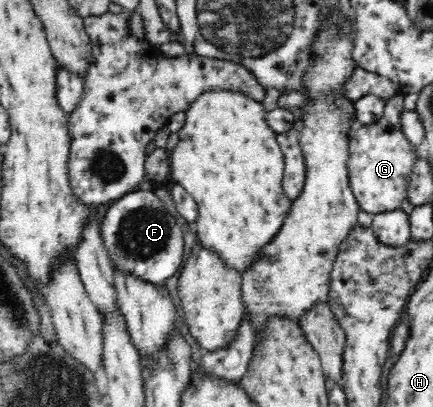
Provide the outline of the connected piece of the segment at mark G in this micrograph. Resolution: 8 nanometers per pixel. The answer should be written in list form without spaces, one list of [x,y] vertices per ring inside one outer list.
[[[402,95],[386,100],[384,115],[380,121],[358,125],[349,141],[349,183],[360,209],[368,213],[382,213],[398,209],[407,197],[410,175],[416,161],[416,148],[404,135],[401,113],[404,111]]]

